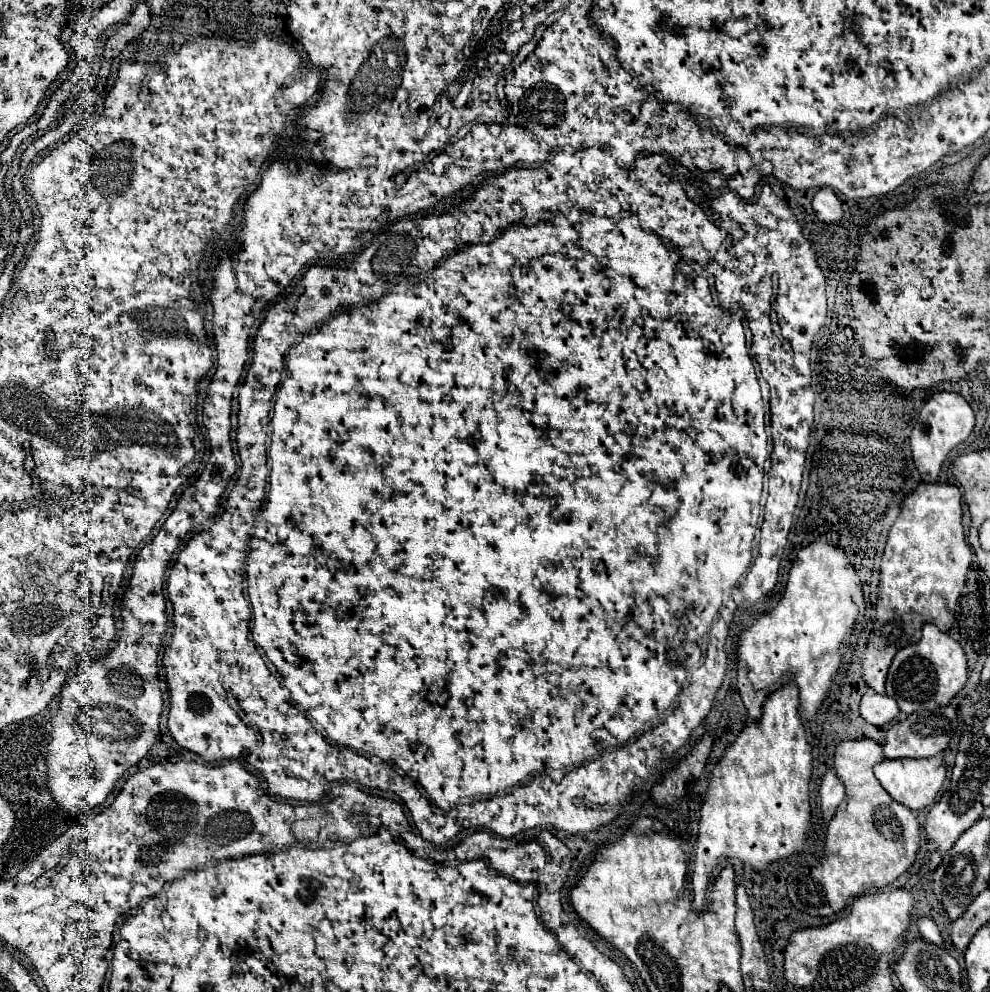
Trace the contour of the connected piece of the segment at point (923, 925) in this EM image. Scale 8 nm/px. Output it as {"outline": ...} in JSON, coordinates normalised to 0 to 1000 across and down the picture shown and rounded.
{"outline":[[[928,924],[926,934],[928,934],[928,941],[932,943],[932,947],[953,955],[953,945],[951,945],[951,941],[948,941],[948,936],[946,936],[946,932],[944,932],[944,928],[940,924]]]}

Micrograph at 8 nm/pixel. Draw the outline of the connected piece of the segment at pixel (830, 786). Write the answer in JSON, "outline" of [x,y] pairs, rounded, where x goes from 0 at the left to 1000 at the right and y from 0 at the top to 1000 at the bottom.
{"outline":[[[837,775],[829,787],[829,795],[827,795],[827,805],[829,805],[829,820],[831,820],[831,828],[837,830],[839,824],[843,822],[843,816],[847,814],[847,809],[854,805],[854,793],[852,789],[845,785],[843,777]]]}

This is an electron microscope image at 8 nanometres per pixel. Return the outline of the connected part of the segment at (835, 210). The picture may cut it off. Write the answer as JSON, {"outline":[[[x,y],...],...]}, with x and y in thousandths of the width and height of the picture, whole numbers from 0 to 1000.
{"outline":[[[827,191],[819,203],[819,209],[821,209],[825,221],[831,225],[841,225],[852,219],[849,205],[839,191]]]}

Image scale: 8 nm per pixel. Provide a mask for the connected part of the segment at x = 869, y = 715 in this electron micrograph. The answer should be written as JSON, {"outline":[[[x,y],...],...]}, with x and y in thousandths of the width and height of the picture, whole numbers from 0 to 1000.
{"outline":[[[882,697],[872,701],[868,715],[870,715],[870,723],[876,729],[886,731],[886,733],[898,729],[908,719],[908,713],[906,713],[902,703],[898,703],[898,701],[886,701]]]}

